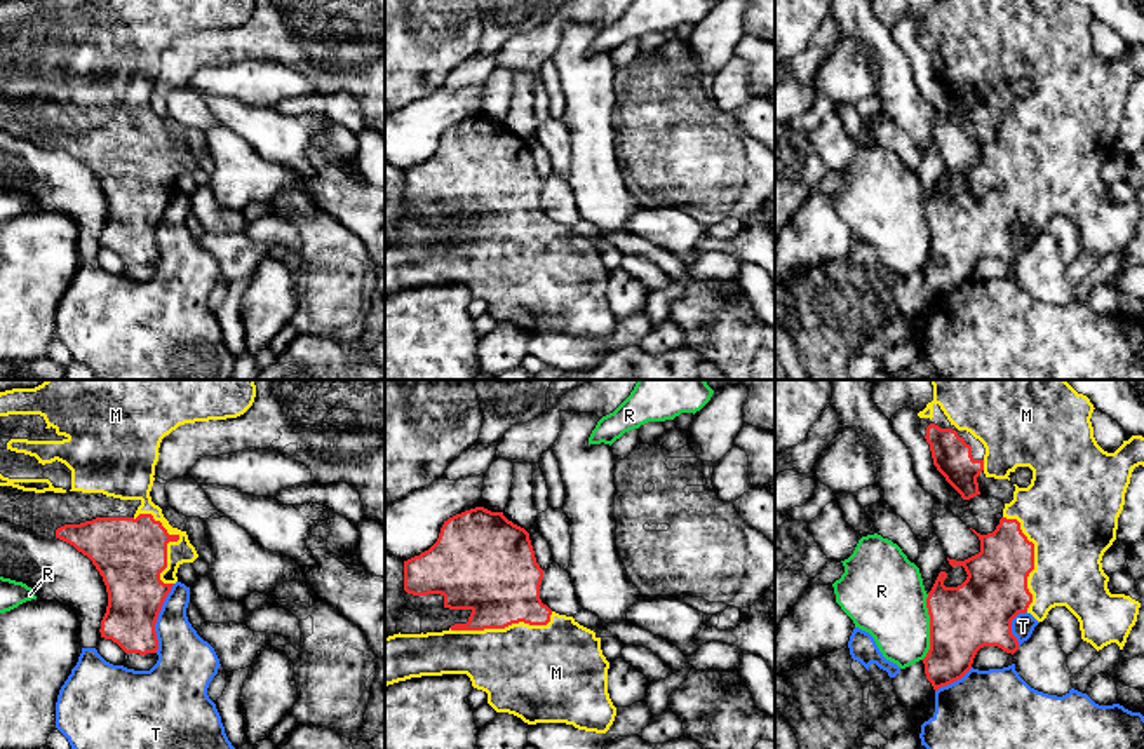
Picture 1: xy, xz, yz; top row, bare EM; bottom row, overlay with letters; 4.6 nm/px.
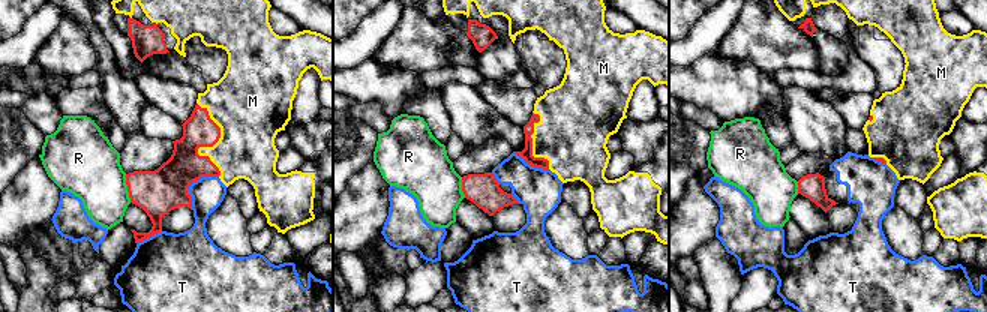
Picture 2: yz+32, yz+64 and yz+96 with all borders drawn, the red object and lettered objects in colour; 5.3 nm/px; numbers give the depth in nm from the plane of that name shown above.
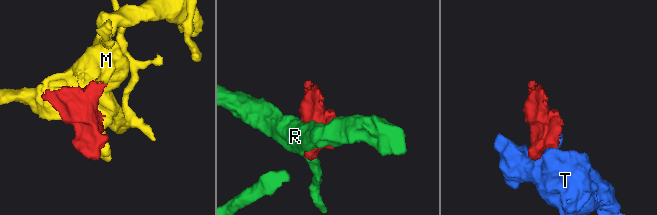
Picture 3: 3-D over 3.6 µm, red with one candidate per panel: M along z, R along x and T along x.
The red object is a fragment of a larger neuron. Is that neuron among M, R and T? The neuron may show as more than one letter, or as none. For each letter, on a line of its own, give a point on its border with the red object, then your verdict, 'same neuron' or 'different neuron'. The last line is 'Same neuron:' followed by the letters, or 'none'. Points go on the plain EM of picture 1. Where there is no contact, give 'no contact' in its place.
M: meets red in xy at (169, 150); same neuron
R: meets red in yz at (930, 237); different neuron
T: meets red in xy at (157, 227); different neuron
Same neuron: M

